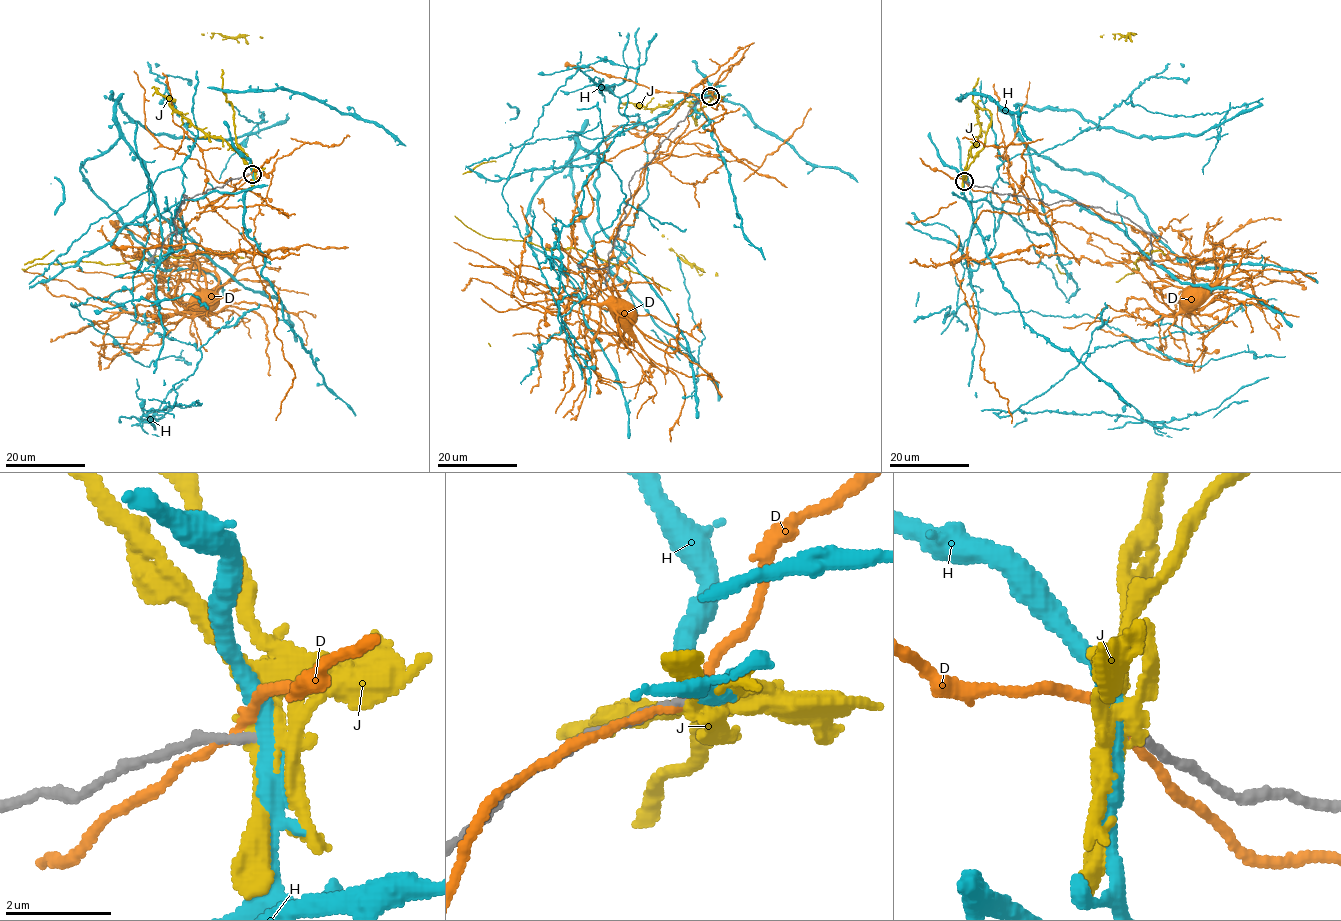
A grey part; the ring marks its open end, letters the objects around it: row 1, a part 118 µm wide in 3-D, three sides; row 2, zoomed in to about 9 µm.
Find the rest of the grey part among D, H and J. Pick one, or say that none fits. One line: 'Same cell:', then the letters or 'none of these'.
Same cell: none of these

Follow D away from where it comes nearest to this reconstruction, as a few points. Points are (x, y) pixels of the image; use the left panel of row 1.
D: (249, 174), (217, 202), (200, 208), (189, 198), (169, 235), (167, 267), (193, 262), (207, 300)

